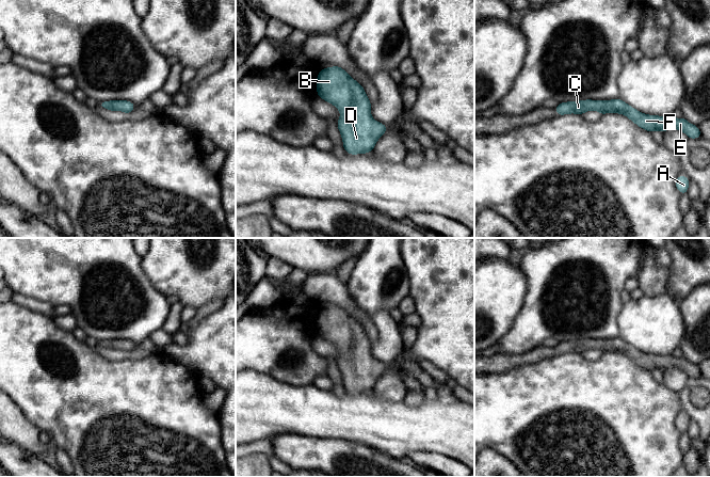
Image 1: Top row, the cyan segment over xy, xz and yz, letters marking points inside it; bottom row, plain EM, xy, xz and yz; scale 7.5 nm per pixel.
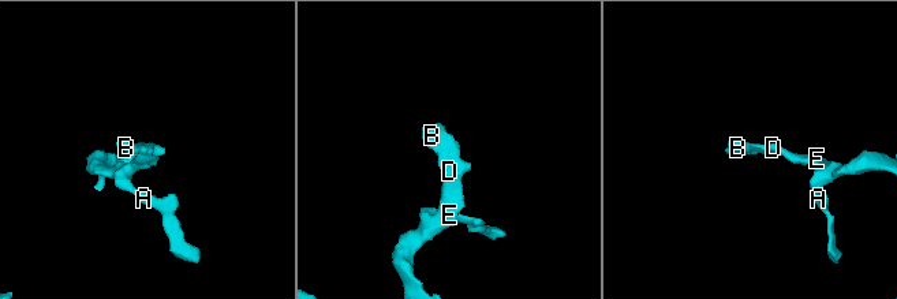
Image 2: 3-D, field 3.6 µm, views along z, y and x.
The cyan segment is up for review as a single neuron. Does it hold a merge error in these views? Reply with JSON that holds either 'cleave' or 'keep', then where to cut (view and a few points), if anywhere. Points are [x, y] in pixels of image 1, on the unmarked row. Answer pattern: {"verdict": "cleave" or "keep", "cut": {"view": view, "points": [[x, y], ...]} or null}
{"verdict": "keep", "cut": null}

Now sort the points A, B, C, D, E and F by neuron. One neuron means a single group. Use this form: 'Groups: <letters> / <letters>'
Groups: A B C D E F

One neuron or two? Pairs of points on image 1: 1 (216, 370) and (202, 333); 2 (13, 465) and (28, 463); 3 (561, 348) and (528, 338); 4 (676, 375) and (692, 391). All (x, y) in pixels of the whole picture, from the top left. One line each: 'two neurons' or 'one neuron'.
1: one neuron
2: one neuron
3: two neurons
4: two neurons

